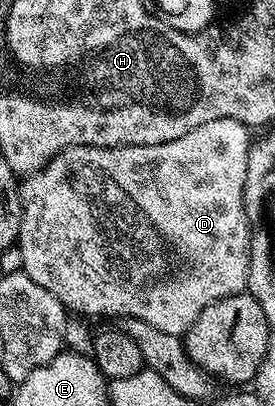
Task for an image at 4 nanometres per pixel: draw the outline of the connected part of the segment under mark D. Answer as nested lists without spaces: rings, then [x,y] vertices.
[[[225,118],[208,120],[200,128],[192,128],[176,140],[147,146],[70,146],[61,150],[37,174],[23,177],[22,227],[18,233],[16,251],[22,257],[21,273],[27,274],[40,288],[48,288],[67,311],[78,314],[108,314],[115,320],[135,318],[160,328],[163,332],[185,335],[187,328],[200,316],[208,304],[246,290],[250,267],[250,225],[244,212],[244,184],[248,172],[248,156],[252,145],[251,131],[240,121]]]

